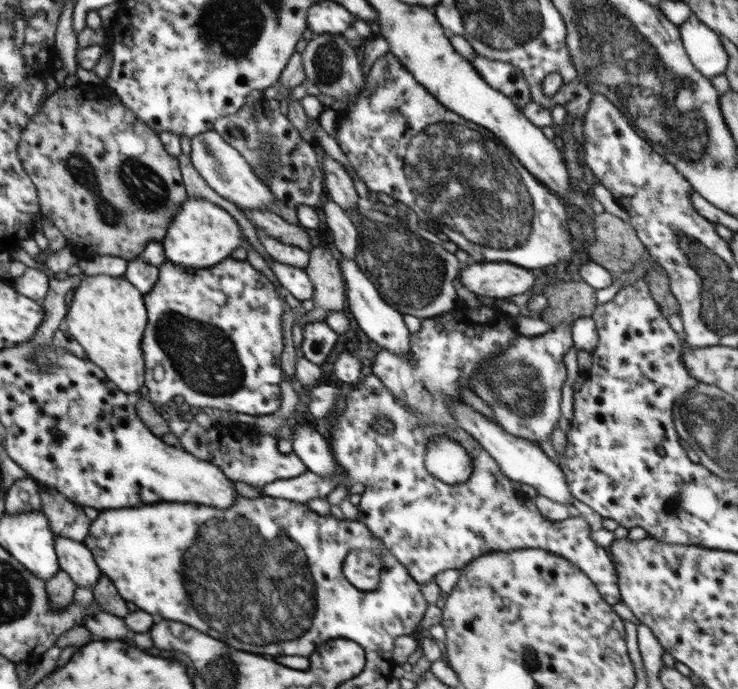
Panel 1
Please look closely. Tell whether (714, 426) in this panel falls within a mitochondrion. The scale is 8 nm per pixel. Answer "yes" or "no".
yes

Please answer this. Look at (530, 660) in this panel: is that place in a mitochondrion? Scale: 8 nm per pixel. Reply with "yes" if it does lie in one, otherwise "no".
yes

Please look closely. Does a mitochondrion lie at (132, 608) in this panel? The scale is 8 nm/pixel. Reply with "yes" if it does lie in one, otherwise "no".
no

